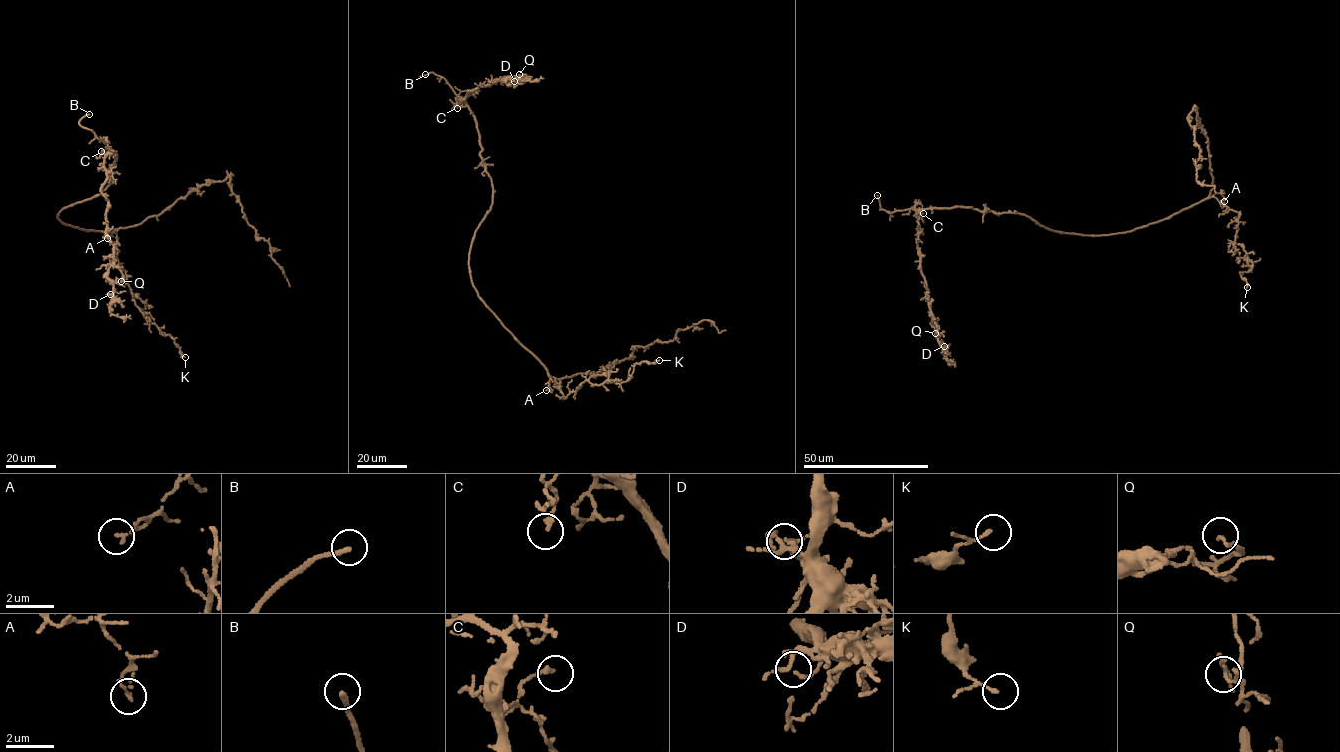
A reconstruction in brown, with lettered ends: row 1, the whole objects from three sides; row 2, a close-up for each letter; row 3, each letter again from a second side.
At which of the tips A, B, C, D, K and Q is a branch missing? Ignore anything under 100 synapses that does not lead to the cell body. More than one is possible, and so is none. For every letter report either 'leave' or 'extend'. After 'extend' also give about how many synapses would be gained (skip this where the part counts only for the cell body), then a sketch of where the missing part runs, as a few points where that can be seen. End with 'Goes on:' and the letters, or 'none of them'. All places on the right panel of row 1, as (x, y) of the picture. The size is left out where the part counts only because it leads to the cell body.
A: leave
B: extend | (877, 195), (879, 191), (872, 189), (876, 183), (872, 171)
C: leave
D: leave
K: leave
Q: leave
Goes on: B

